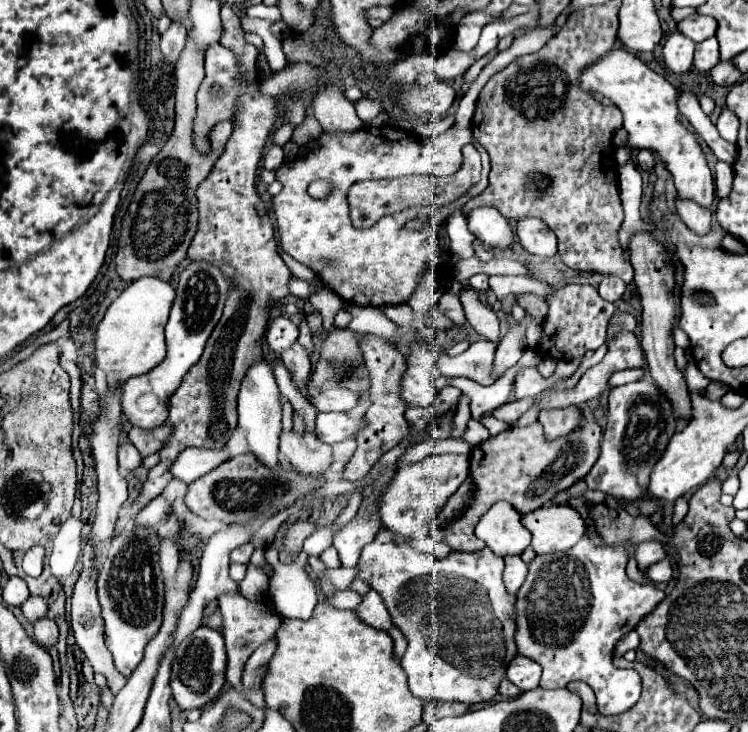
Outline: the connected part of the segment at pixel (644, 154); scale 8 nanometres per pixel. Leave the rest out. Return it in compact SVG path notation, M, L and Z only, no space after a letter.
M640 150L637 156L638 169L641 173L654 171L655 155L650 150Z

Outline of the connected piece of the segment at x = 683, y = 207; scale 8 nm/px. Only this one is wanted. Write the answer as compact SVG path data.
M677 199L677 213L681 215L683 223L697 235L707 235L707 231L711 231L711 211L709 209L699 207L693 201Z

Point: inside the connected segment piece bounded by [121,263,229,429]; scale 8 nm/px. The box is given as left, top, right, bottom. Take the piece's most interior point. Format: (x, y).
(202, 289)

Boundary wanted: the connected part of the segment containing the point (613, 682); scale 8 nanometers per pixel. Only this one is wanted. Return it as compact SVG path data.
M585 535L575 547L563 553L553 555L535 555L529 561L529 573L525 583L517 593L515 603L515 645L517 651L533 661L537 661L543 669L539 687L557 689L567 687L571 681L585 681L597 695L597 709L601 715L617 715L629 711L641 695L641 679L637 671L617 669L613 665L613 645L635 629L635 625L645 619L665 597L665 591L655 589L653 585L641 585L627 577L627 551L623 545L599 545L595 547Z

